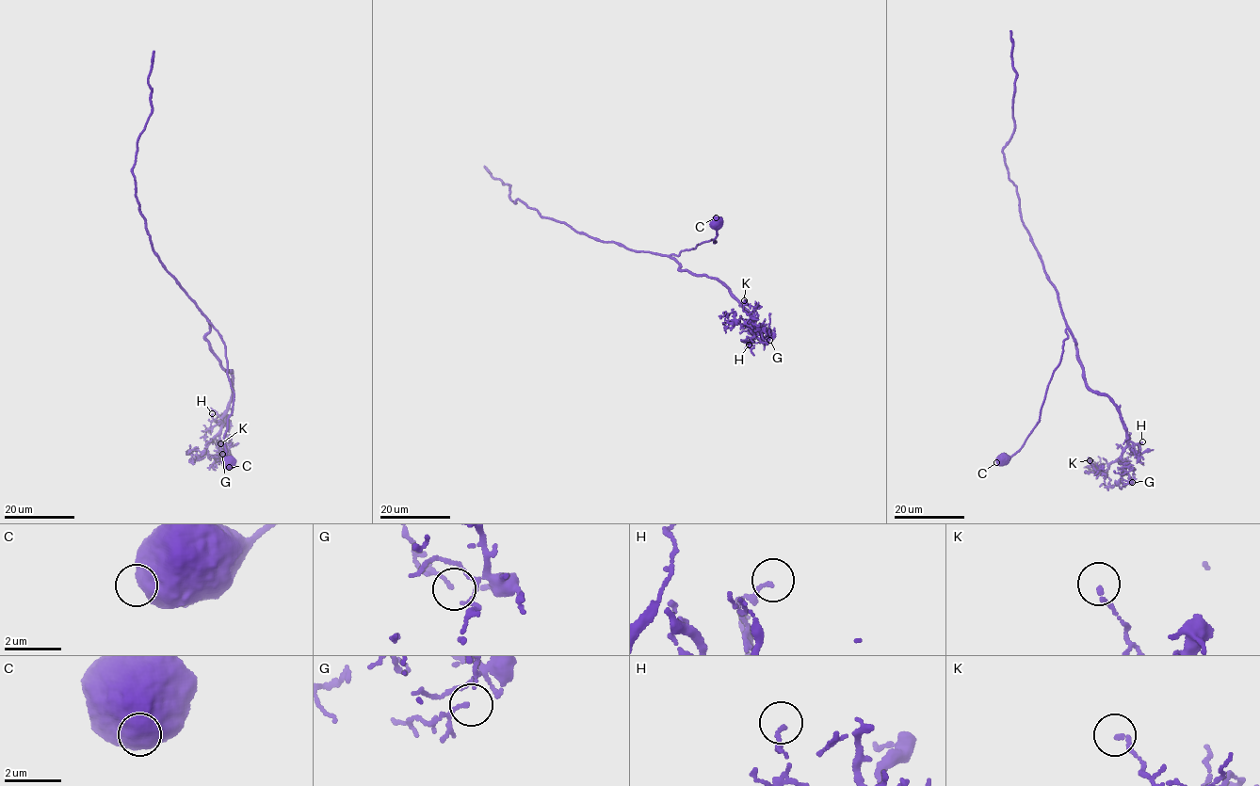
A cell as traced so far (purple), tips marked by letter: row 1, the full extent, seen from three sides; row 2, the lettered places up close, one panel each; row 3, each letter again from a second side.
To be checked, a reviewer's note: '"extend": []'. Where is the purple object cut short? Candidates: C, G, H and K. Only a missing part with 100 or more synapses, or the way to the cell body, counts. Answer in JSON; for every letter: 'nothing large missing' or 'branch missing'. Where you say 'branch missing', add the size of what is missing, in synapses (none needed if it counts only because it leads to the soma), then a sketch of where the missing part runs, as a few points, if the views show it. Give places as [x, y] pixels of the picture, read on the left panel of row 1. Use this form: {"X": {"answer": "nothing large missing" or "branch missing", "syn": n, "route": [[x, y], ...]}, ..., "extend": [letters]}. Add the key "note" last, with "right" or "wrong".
{"C": {"answer": "nothing large missing"}, "G": {"answer": "nothing large missing"}, "H": {"answer": "nothing large missing"}, "K": {"answer": "nothing large missing"}, "extend": [], "note": "right"}

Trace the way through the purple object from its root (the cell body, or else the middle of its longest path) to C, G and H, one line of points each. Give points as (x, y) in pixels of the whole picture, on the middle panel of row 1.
C: (623, 247), (678, 256), (702, 242), (717, 242), (713, 239), (718, 233), (716, 217)
G: (623, 247), (667, 255), (680, 264), (681, 270), (718, 280), (750, 314), (755, 336), (762, 343), (769, 340)
H: (623, 247), (667, 255), (680, 264), (681, 270), (718, 280), (750, 314), (753, 331), (749, 344)

